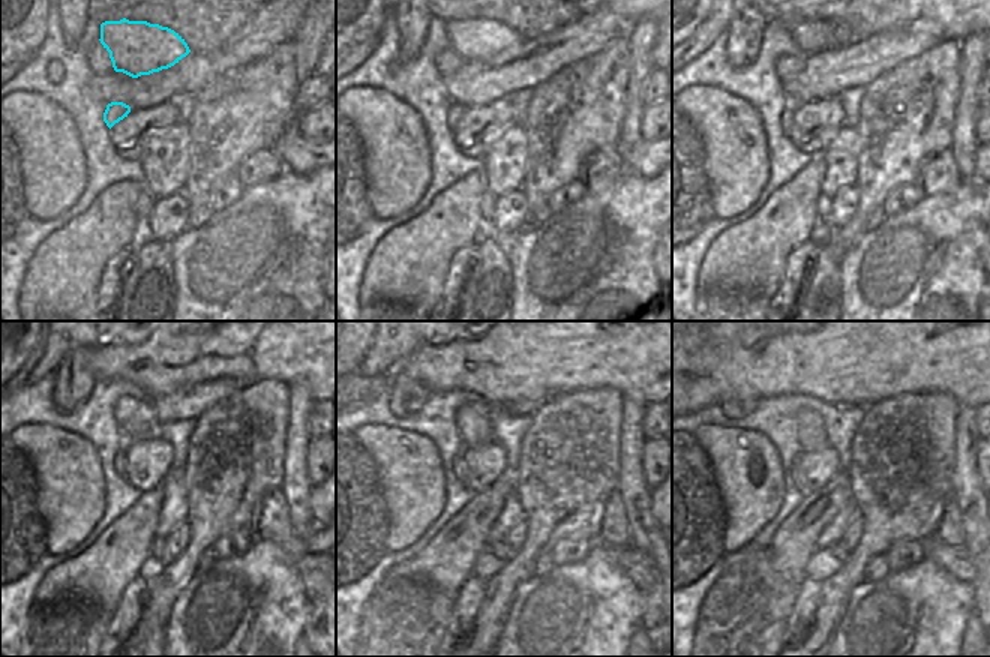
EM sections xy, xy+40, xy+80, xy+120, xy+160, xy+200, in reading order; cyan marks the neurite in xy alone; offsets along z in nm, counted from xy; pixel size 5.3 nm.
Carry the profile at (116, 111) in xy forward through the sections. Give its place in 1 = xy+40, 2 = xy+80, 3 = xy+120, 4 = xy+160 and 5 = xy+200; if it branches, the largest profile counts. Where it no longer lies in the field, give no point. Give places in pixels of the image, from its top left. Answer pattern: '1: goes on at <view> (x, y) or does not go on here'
1: goes on at xy+40 (456, 111)
2: goes on at xy+80 (788, 114)
3: goes on at xy+120 (120, 461)
4: goes on at xy+160 (458, 465)
5: goes on at xy+200 (795, 467)

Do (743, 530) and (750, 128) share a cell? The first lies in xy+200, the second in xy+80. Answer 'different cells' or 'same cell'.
same cell

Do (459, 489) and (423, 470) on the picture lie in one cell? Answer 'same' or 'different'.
different

